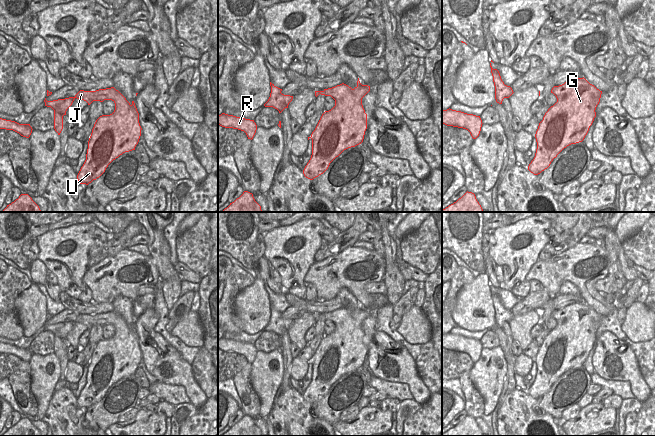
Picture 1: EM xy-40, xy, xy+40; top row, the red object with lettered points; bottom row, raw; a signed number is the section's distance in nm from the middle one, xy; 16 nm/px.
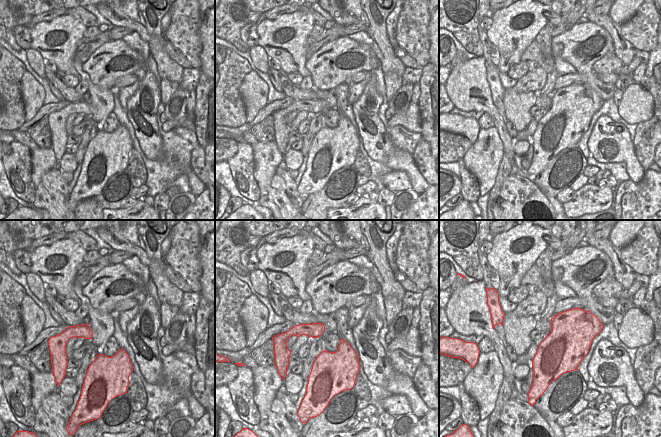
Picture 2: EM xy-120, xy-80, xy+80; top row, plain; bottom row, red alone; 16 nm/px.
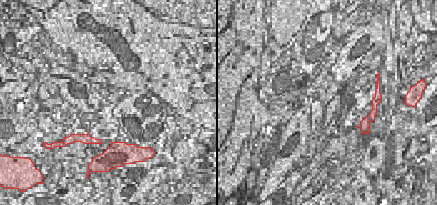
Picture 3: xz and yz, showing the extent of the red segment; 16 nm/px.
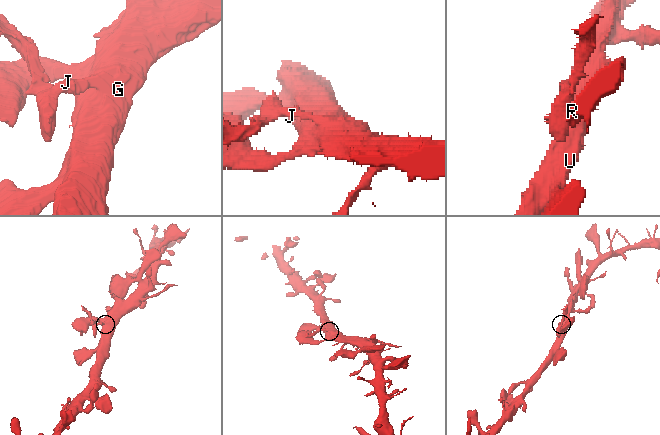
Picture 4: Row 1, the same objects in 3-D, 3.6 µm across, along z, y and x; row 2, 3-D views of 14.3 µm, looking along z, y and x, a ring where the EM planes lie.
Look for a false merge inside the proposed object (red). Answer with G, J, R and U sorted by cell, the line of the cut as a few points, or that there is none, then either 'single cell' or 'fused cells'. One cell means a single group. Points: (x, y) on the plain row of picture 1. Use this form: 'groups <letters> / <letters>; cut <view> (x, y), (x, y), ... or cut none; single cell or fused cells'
groups G J R U; cut none; single cell

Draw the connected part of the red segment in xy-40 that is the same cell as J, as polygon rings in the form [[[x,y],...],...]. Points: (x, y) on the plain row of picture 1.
[[[111,311],[96,315],[80,314],[74,321],[65,323],[47,325],[45,322],[45,330],[54,334],[54,353],[58,359],[63,353],[63,340],[75,322],[86,325],[88,329],[104,324],[115,327],[112,338],[102,339],[96,344],[88,365],[86,384],[77,399],[80,408],[88,409],[99,402],[113,384],[135,374],[142,352],[134,325],[130,328],[118,314]]]

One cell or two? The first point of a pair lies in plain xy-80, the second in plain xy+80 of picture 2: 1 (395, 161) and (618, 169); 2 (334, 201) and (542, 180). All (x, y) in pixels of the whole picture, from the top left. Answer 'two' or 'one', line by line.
1: two
2: one

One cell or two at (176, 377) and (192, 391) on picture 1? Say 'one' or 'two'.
one

